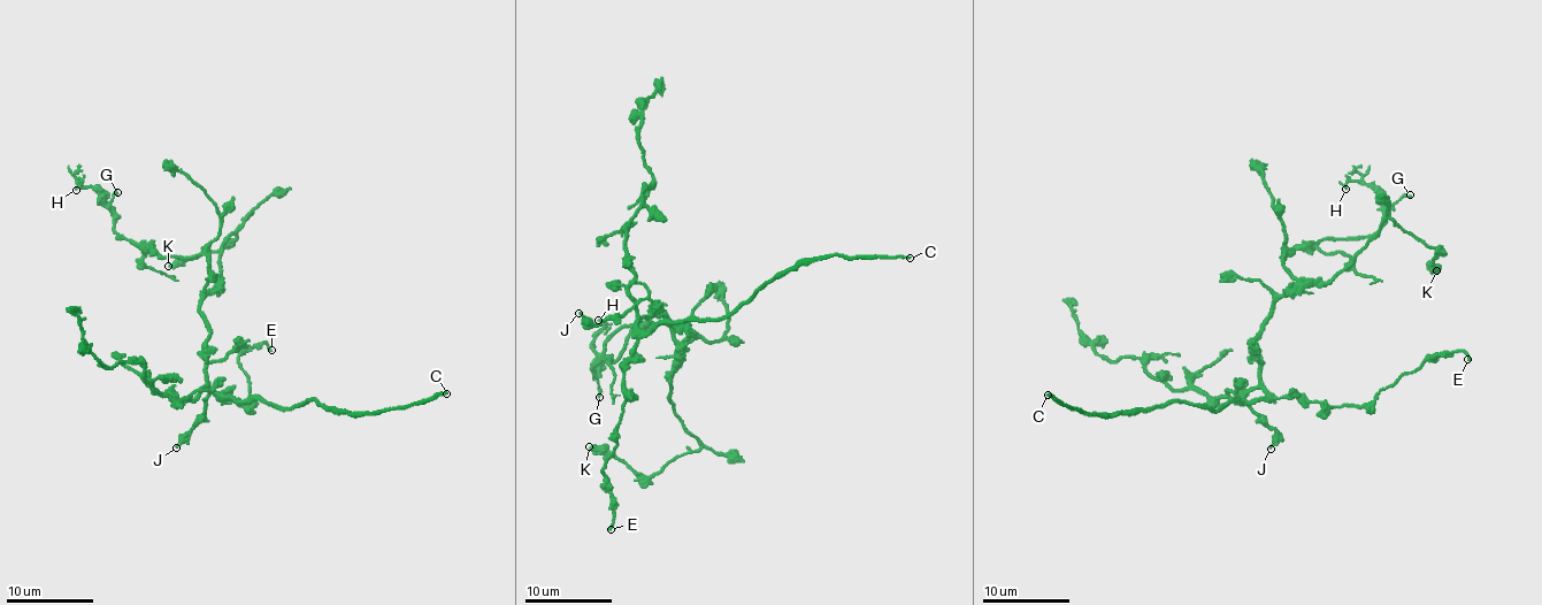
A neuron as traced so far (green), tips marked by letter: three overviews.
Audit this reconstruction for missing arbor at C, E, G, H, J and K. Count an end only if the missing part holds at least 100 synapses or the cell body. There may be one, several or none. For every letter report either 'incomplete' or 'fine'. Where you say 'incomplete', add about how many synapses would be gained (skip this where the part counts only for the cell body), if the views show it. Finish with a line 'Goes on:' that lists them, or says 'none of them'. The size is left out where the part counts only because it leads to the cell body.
C: incomplete; 300 synapses
E: fine
G: fine
H: fine
J: fine
K: fine
Goes on: C

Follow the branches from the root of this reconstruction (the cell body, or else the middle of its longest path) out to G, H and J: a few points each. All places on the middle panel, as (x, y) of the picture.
G: (656, 313), (669, 316), (666, 322), (681, 351), (691, 337), (662, 314), (622, 327), (593, 367), (599, 397)
H: (656, 313), (669, 316), (682, 351), (690, 332), (649, 314), (620, 328), (596, 373), (598, 320)
J: (656, 313), (638, 316), (634, 301), (621, 314), (610, 314), (597, 323), (578, 313)

